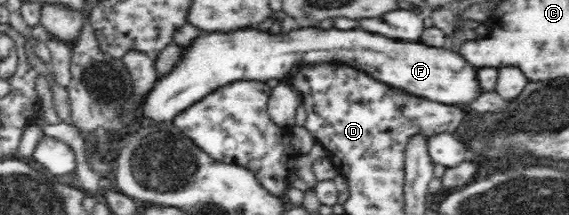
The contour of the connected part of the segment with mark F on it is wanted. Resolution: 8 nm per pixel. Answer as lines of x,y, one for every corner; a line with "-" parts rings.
245,28
245,30
235,30
235,32
209,31
197,35
191,42
187,43
187,48
183,50
183,56
175,64
175,68
167,74
159,76
159,80
150,87
151,92
145,96
141,110
143,110
143,116
149,120
155,120
155,122
172,121
177,114
187,110
194,102
199,102
220,86
225,86
230,82
235,82
235,80
267,81
276,78
283,81
283,76
287,76
293,66
333,65
335,62
337,65
352,66
379,82
406,90
409,94
433,102
449,103
449,105
461,108
465,105
468,106
469,102
478,98
482,93
476,75
477,68
448,46
427,46
425,43
394,39
359,28
349,30
299,28
299,30
291,30
287,34
269,34
269,32
259,32
255,28

